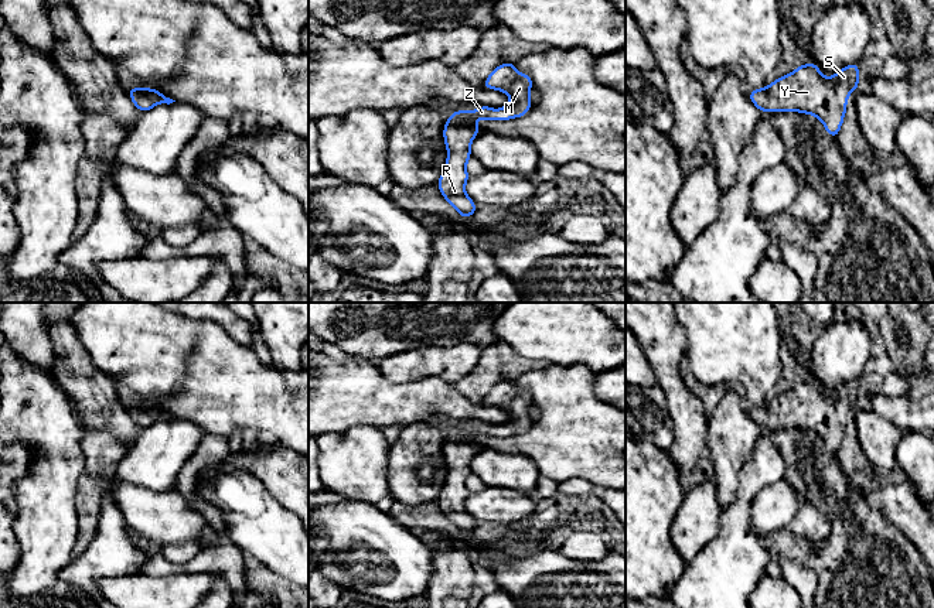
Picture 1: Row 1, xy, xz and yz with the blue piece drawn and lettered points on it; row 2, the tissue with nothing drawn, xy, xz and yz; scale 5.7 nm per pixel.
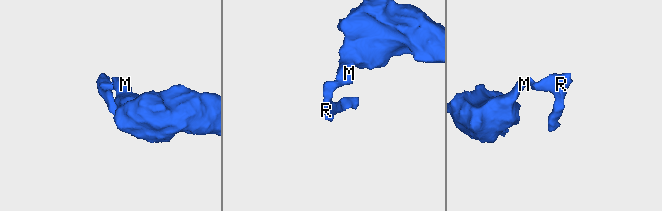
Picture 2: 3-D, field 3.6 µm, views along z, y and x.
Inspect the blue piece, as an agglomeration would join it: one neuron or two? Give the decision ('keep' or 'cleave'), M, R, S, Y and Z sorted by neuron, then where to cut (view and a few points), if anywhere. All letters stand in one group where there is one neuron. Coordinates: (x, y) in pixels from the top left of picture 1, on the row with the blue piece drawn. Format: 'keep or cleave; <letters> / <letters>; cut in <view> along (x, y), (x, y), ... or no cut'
keep; M R S Y Z; no cut

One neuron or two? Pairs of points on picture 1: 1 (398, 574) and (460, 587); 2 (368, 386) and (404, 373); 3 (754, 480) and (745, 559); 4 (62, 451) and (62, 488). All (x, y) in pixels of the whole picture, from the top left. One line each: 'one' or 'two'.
1: two
2: two
3: one
4: one

